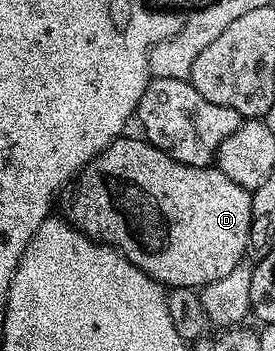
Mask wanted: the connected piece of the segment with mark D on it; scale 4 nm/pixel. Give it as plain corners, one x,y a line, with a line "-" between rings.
120,137
114,139
110,145
103,150
89,165
85,165
74,180
73,188
75,192
71,195
71,215
69,222
71,226
83,232
97,243
106,243
108,247
113,247
128,259
137,269
141,269
150,279
156,279
158,283
163,284
164,288
173,287
193,287
202,289
207,287
213,281
221,281
223,271
215,271
215,259
220,263
220,268
232,271
237,269
244,262
247,255
247,245
251,242
251,197
252,192
246,191
237,181
229,181
225,173
219,171
218,166
209,167
190,167
184,163
179,163
173,157
169,157
161,149
157,149
152,143
148,143
146,138
127,139

